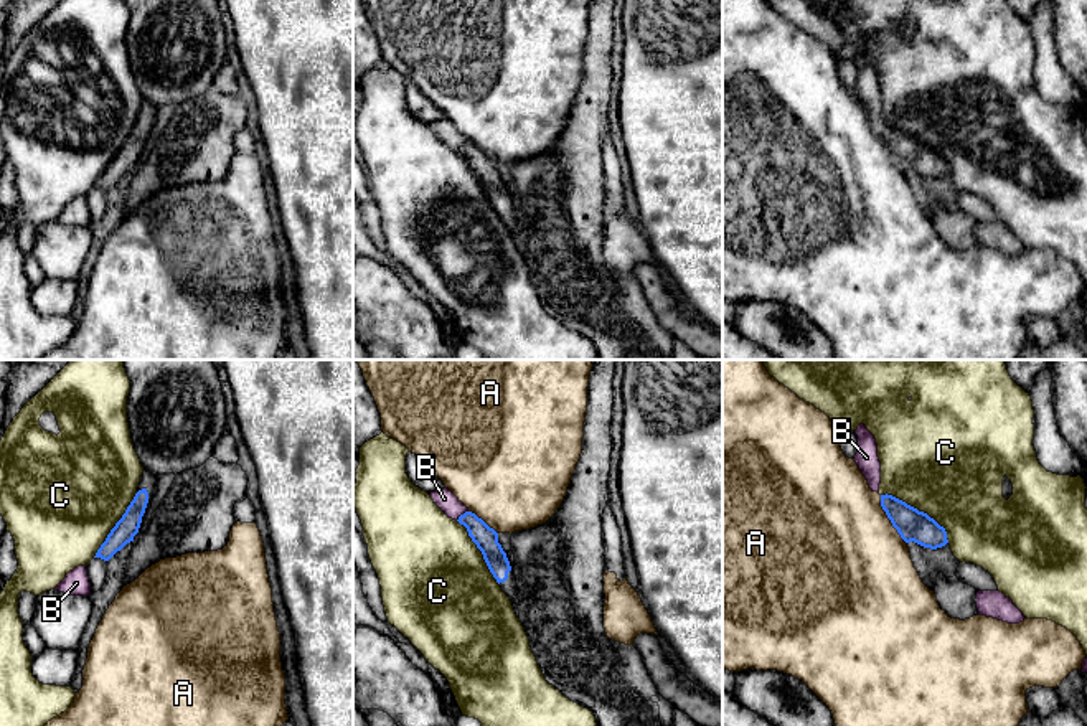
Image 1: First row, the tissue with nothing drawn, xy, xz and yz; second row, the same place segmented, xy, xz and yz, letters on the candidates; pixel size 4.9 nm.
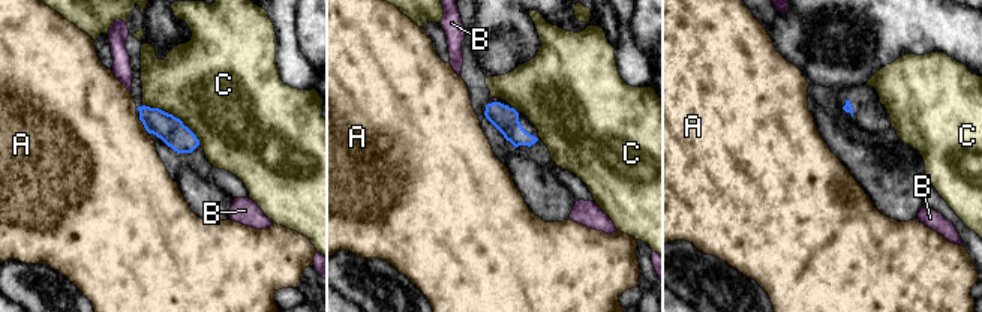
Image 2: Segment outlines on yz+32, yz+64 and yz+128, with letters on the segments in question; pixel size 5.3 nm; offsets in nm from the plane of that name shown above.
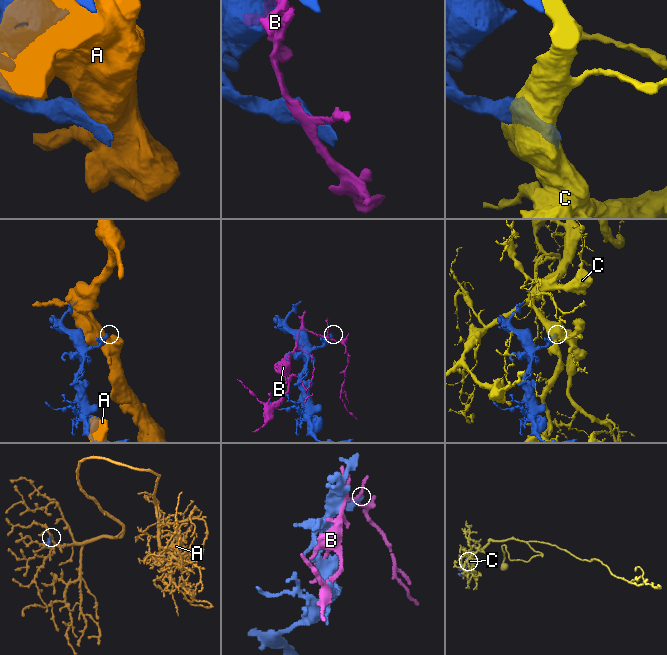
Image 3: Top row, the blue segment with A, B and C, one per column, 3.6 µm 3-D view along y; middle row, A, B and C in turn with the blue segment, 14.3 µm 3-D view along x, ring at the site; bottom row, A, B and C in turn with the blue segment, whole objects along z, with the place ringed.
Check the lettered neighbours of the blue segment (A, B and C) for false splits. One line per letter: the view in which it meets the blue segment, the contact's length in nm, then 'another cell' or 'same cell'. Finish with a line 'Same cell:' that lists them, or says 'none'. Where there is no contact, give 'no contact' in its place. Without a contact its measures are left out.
A: contact in yz; length 280 nm; another cell
B: contact in xz; length 80 nm; another cell
C: contact in yz; length 400 nm; another cell
Same cell: none

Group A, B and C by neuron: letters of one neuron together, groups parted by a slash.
A / B / C

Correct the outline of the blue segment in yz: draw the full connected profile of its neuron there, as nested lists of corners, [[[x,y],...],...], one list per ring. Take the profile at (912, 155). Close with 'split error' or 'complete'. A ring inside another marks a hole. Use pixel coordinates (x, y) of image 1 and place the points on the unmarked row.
[[[886,124],[881,125],[881,137],[906,173],[914,172],[930,180],[948,173],[943,157],[906,132]]]; complete

